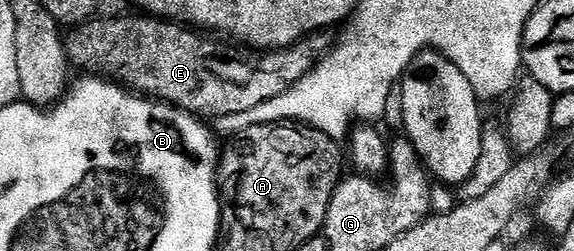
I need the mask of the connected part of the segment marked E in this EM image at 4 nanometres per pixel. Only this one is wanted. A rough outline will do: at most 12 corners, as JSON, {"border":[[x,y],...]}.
{"border":[[153,16],[64,38],[82,72],[203,120],[288,92],[329,33],[258,53]]}

